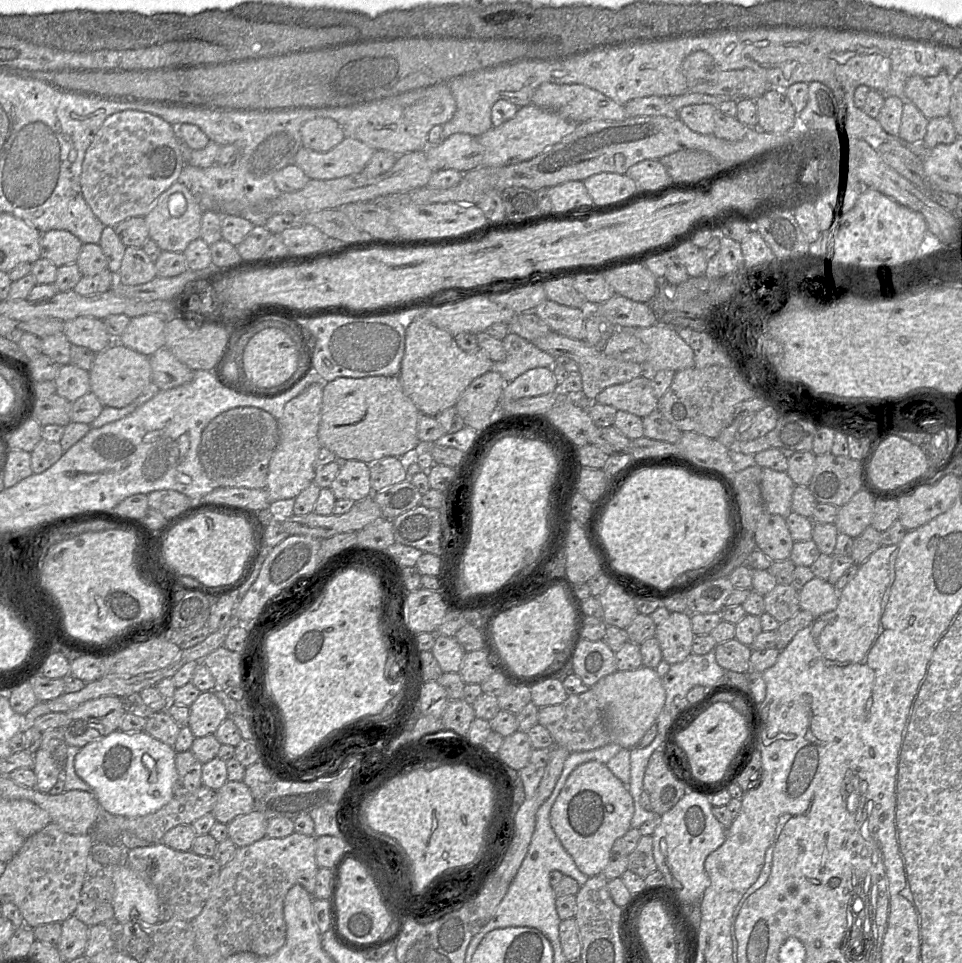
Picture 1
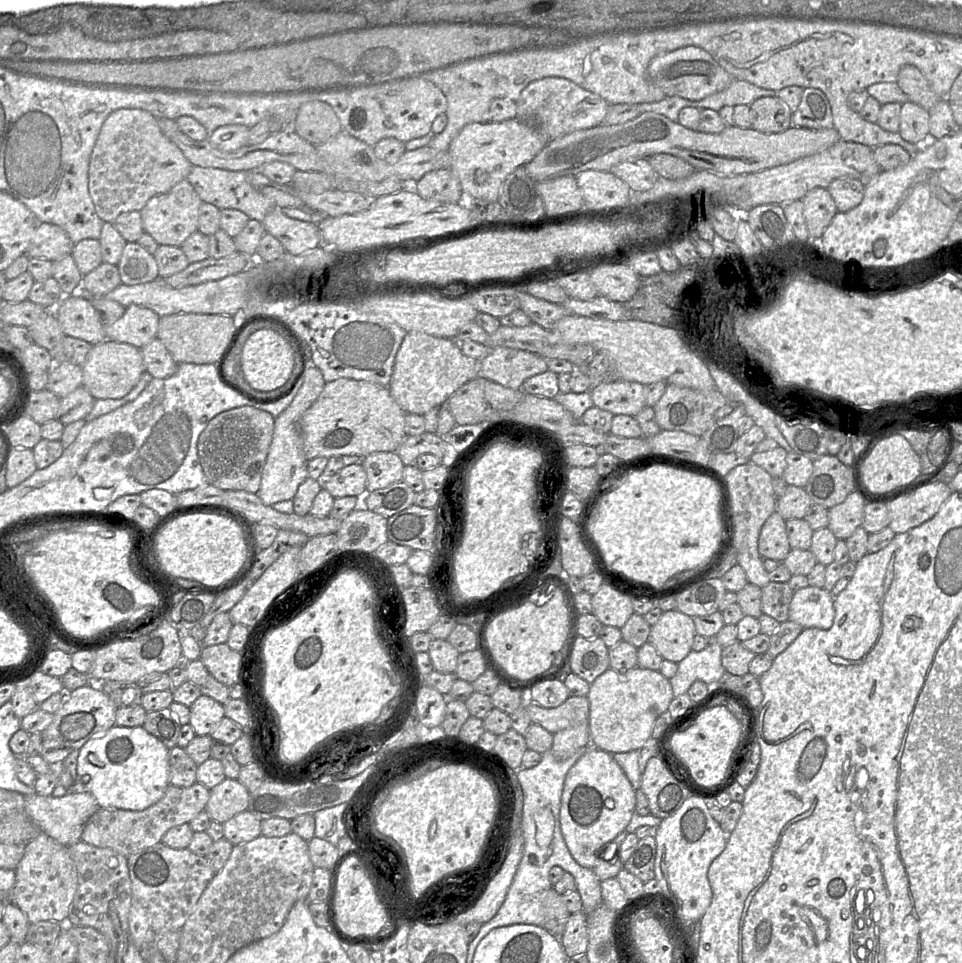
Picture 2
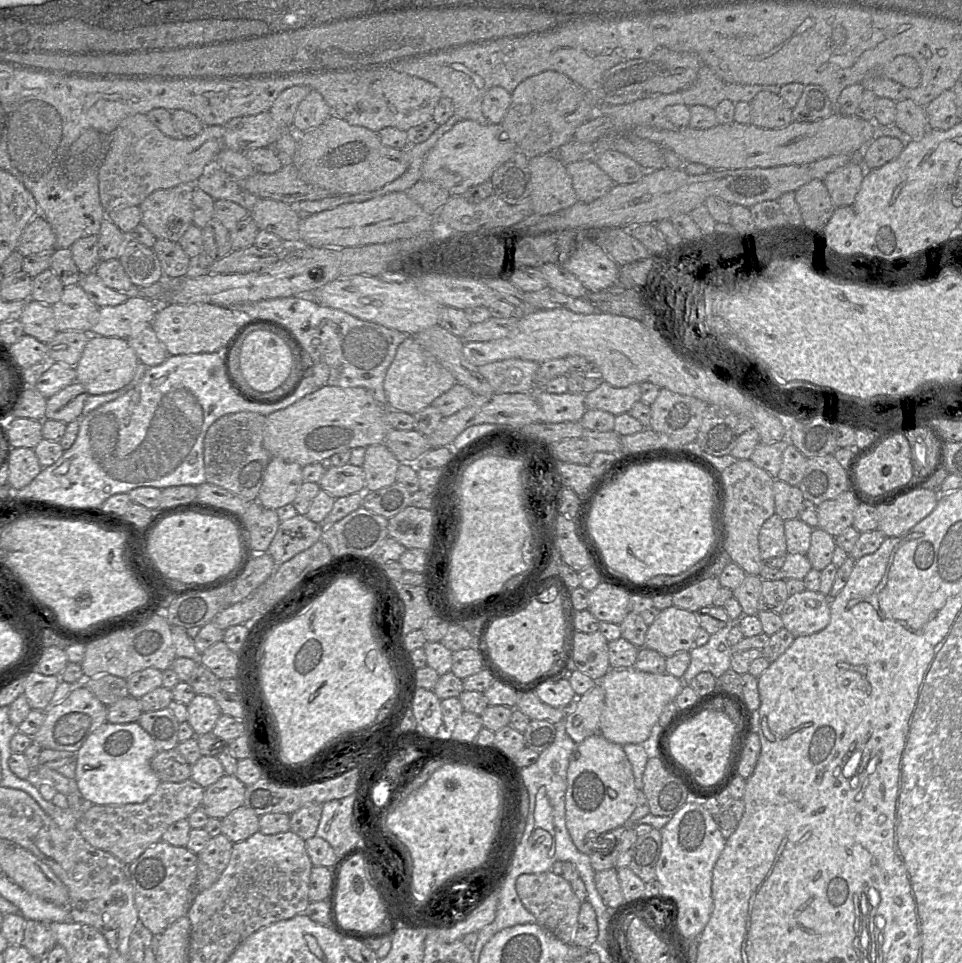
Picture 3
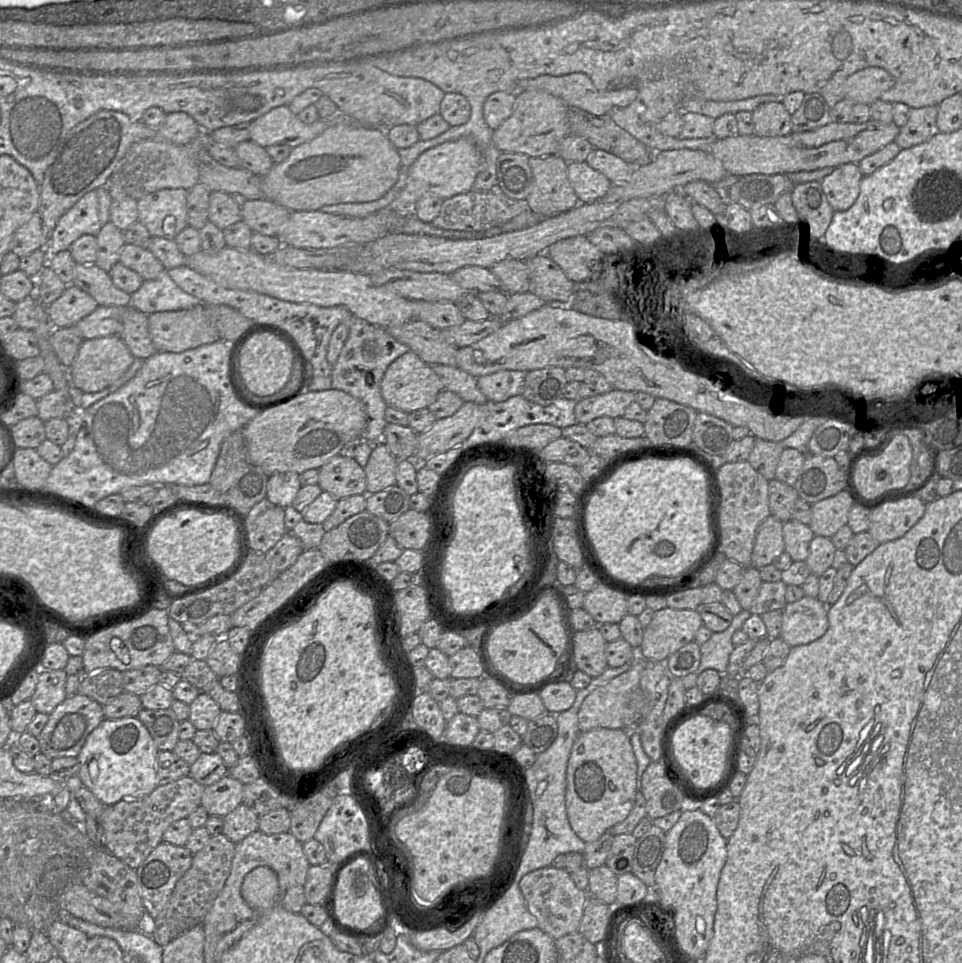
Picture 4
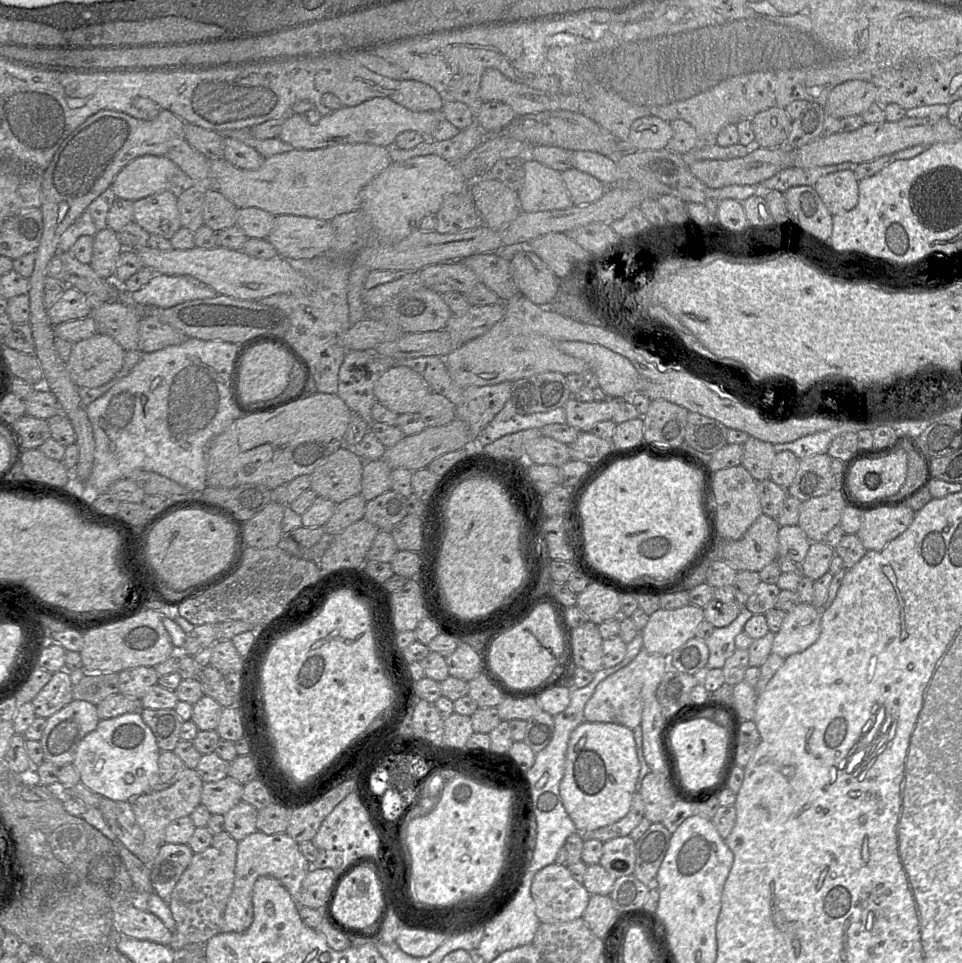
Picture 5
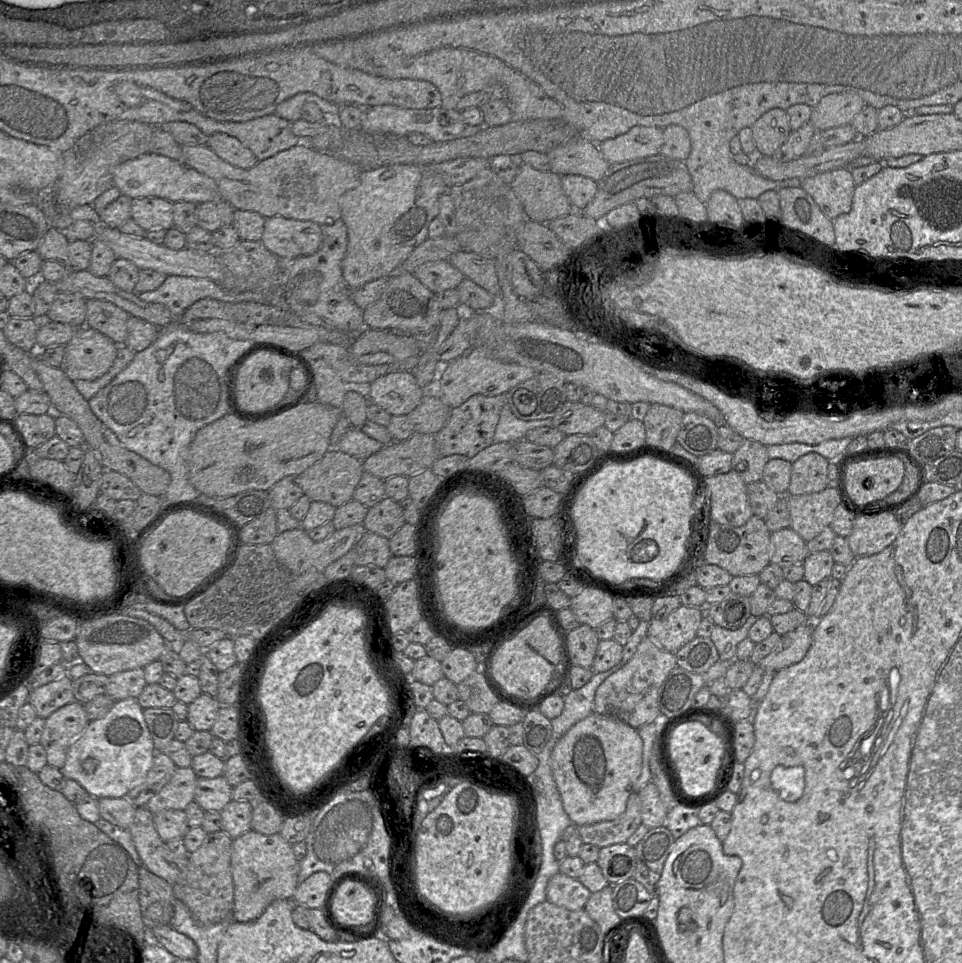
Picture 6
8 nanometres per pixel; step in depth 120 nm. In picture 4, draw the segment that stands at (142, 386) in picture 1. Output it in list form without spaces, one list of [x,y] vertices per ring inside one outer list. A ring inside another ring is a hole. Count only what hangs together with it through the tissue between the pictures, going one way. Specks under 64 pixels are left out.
[[[119,335],[83,340],[70,371],[71,383],[84,393],[96,393],[110,386],[131,366],[134,356]]]

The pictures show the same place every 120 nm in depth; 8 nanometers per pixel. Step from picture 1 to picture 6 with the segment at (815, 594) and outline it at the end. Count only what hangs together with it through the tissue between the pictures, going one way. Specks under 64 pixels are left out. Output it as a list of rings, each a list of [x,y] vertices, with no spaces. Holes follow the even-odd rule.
[[[811,619],[811,625],[801,625],[795,630],[781,635],[779,643],[775,648],[765,656],[758,664],[754,664],[757,668],[761,668],[763,671],[778,671],[789,665],[795,664],[801,661],[812,643],[812,628],[813,620]]]

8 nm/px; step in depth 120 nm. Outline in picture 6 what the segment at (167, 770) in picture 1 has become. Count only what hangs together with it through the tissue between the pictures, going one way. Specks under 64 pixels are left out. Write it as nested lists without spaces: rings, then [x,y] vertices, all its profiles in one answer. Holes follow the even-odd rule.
[[[126,698],[116,701],[109,712],[102,718],[90,721],[79,738],[74,741],[67,750],[66,761],[61,768],[61,772],[65,779],[72,779],[78,782],[87,793],[94,798],[126,798],[130,790],[138,783],[143,781],[153,765],[153,758],[156,752],[151,734],[143,717],[143,708],[140,706],[136,698]]]

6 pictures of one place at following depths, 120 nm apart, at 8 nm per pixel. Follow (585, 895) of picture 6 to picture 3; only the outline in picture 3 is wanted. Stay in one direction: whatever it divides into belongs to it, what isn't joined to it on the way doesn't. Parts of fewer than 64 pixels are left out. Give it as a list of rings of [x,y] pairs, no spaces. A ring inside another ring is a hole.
[[[551,871],[522,874],[516,880],[516,891],[523,906],[536,918],[537,924],[564,943],[571,943],[582,903],[573,892],[571,884],[562,875],[556,875]]]

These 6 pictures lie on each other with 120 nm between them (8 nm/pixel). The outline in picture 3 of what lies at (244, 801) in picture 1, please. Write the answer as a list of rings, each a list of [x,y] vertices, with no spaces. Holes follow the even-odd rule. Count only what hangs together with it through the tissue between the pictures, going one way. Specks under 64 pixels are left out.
[[[224,775],[204,791],[201,806],[209,818],[222,820],[244,806],[246,786],[235,775]]]

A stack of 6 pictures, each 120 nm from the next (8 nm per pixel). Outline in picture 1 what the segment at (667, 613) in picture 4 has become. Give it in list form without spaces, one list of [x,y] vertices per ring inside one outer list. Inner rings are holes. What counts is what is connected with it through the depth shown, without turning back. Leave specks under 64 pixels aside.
[[[672,612],[656,626],[654,637],[662,652],[662,659],[670,665],[684,661],[692,653],[694,633],[691,614]]]

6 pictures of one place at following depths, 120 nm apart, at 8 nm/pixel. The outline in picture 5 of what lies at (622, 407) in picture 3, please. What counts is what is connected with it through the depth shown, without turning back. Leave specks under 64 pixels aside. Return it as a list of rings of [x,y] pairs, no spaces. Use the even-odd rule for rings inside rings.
[[[571,396],[564,405],[566,424],[580,431],[589,432],[596,423],[611,420],[622,399],[626,398],[607,398],[605,401],[580,402]]]

